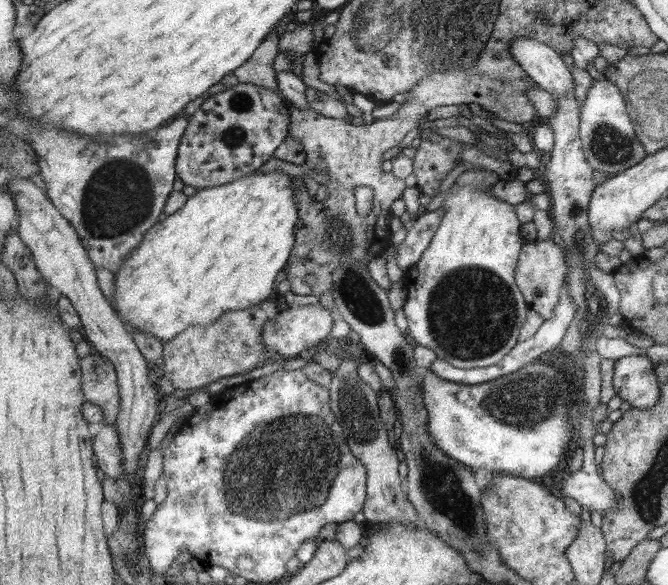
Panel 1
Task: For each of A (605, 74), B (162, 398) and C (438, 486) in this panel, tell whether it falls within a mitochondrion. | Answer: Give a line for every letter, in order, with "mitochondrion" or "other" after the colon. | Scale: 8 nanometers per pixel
A: other
B: other
C: mitochondrion

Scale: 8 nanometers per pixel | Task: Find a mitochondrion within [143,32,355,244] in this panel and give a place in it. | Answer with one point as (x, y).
(234, 133)

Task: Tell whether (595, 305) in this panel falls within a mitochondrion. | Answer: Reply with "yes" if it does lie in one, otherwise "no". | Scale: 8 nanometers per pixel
yes

